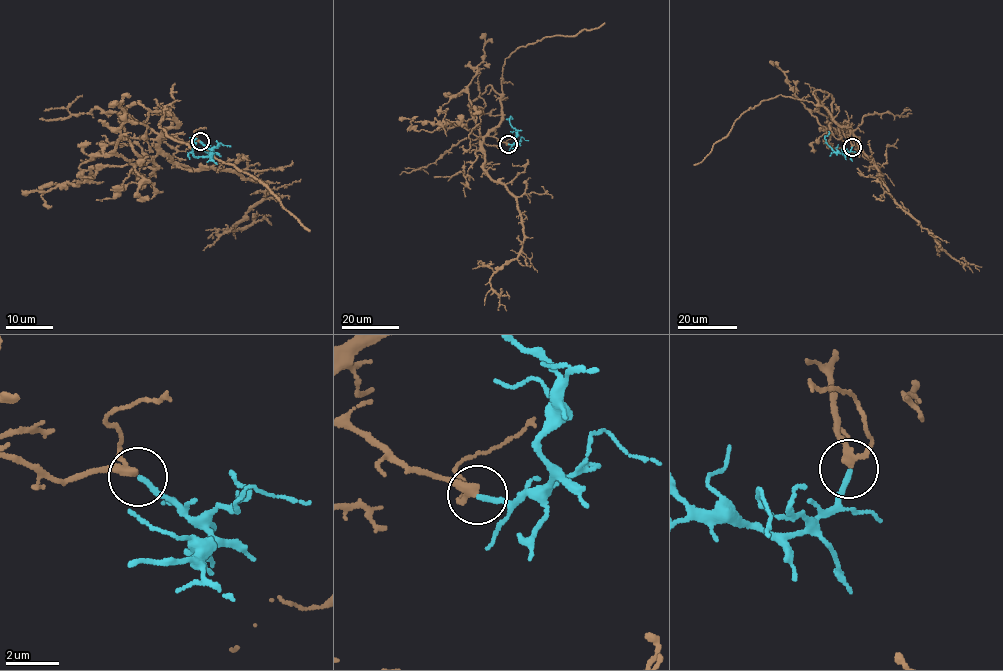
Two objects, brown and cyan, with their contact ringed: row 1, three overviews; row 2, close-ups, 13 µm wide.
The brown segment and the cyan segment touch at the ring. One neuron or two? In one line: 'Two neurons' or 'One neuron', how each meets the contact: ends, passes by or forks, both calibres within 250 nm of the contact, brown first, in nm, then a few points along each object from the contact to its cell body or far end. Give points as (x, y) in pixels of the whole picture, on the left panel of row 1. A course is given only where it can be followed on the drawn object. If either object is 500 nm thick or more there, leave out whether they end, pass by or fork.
One neuron. At the ring brown passes by. At the ring cyan ends. Thickness 260 nm (brown) against 190 nm. Course of brown: (200, 141), (167, 137), (176, 117), (139, 101), (119, 117), (133, 164), (114, 151), (124, 111), (110, 104). Course of cyan: (200, 141), (212, 152), (209, 157), (194, 156), (192, 147), (195, 144), (189, 137)

